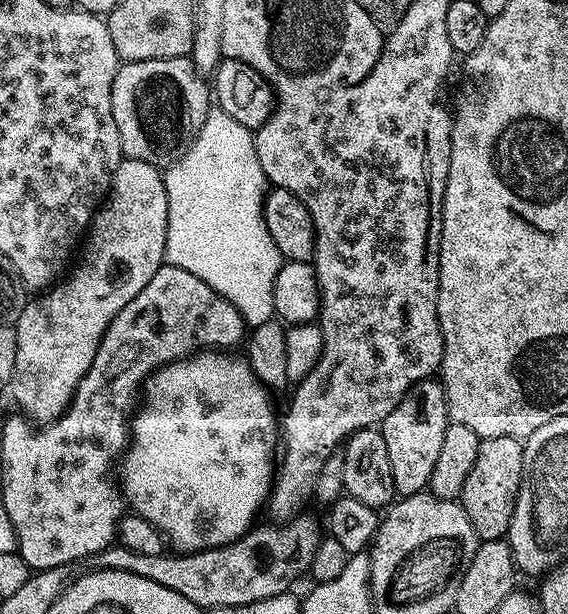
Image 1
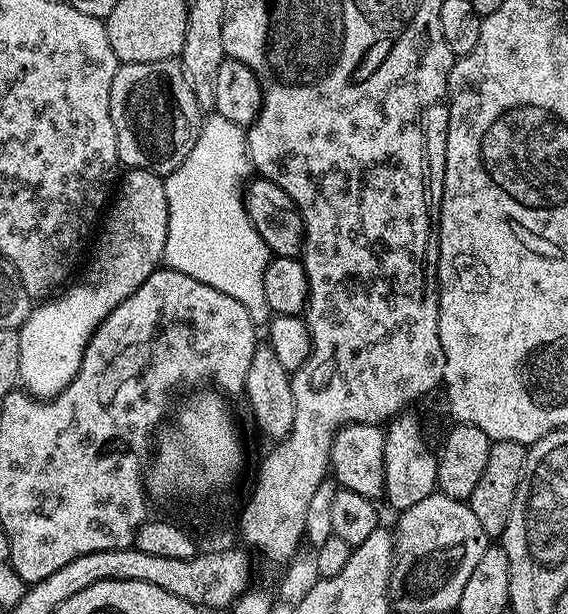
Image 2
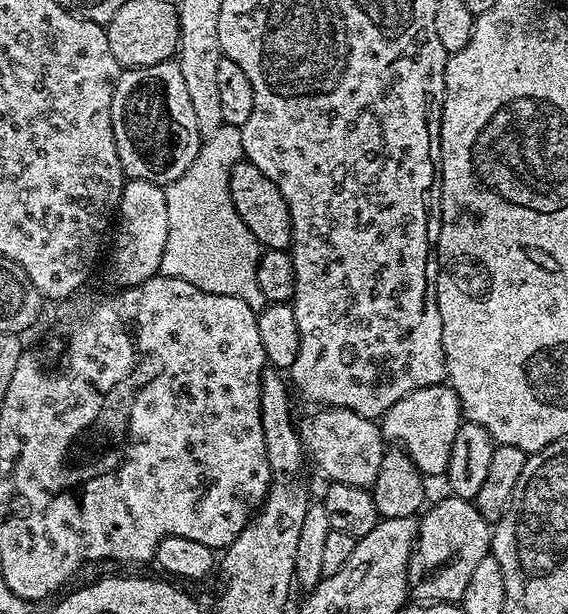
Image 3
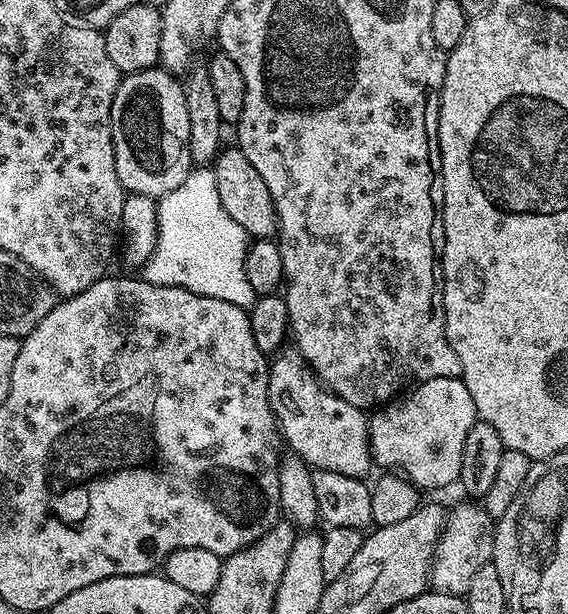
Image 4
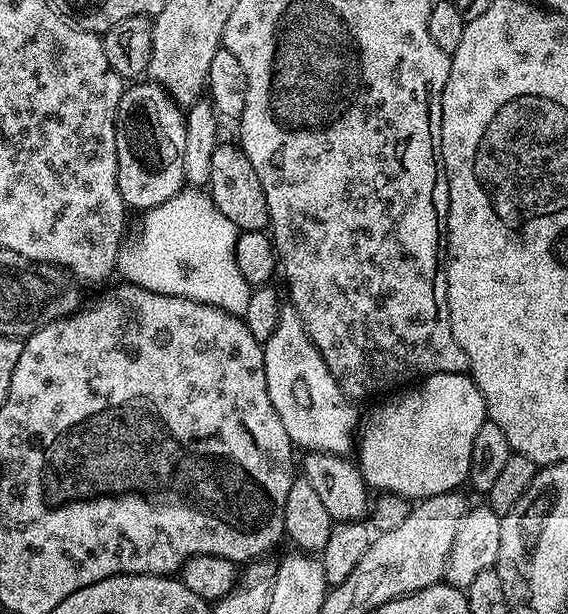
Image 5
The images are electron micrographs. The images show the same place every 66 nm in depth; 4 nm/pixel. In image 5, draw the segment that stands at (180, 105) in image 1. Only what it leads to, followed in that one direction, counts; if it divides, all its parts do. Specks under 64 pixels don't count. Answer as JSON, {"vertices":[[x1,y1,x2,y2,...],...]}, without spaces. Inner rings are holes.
{"vertices":[[132,82,125,87,118,102,116,145,118,190,129,209,157,208,185,187,182,166,182,154,186,154,184,118,185,113,163,88,151,82]]}

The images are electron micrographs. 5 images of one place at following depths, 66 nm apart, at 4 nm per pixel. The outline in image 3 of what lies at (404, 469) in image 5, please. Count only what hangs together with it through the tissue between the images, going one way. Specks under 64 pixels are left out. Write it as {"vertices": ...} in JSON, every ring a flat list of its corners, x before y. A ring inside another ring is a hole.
{"vertices":[[447,383,426,386,406,394,406,398,398,398,378,423,385,441,391,442,397,449,403,449,420,473,428,478,443,477,448,471,454,438,462,423,460,399]]}

